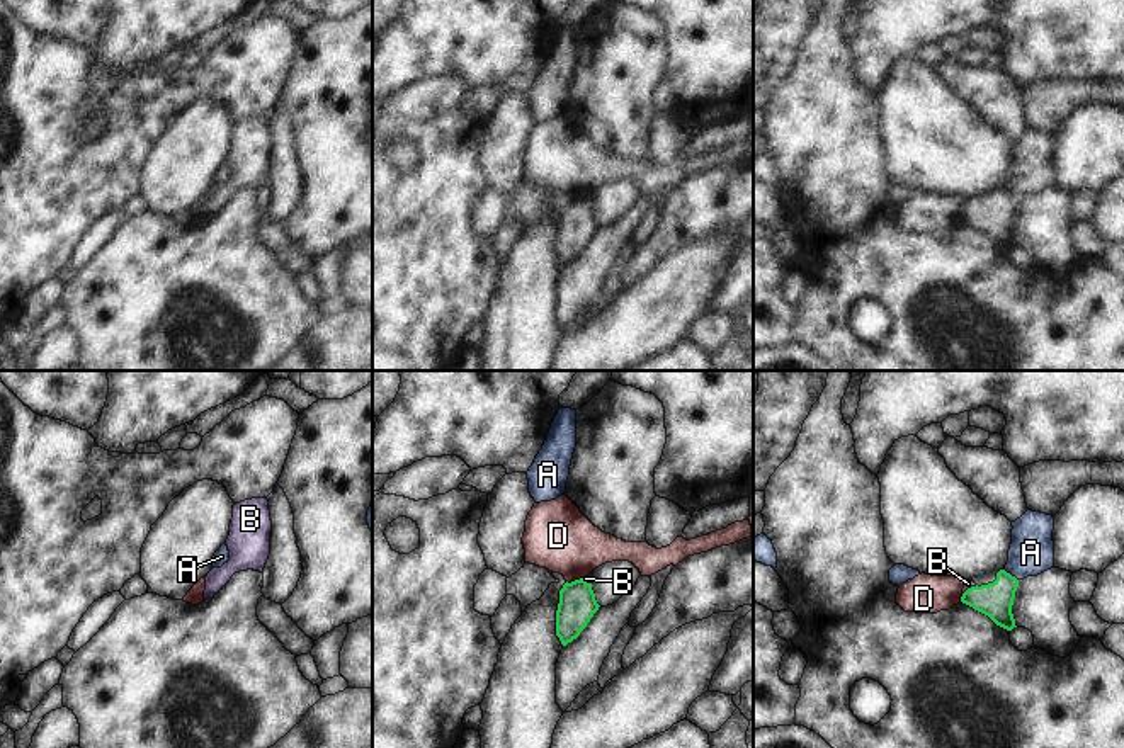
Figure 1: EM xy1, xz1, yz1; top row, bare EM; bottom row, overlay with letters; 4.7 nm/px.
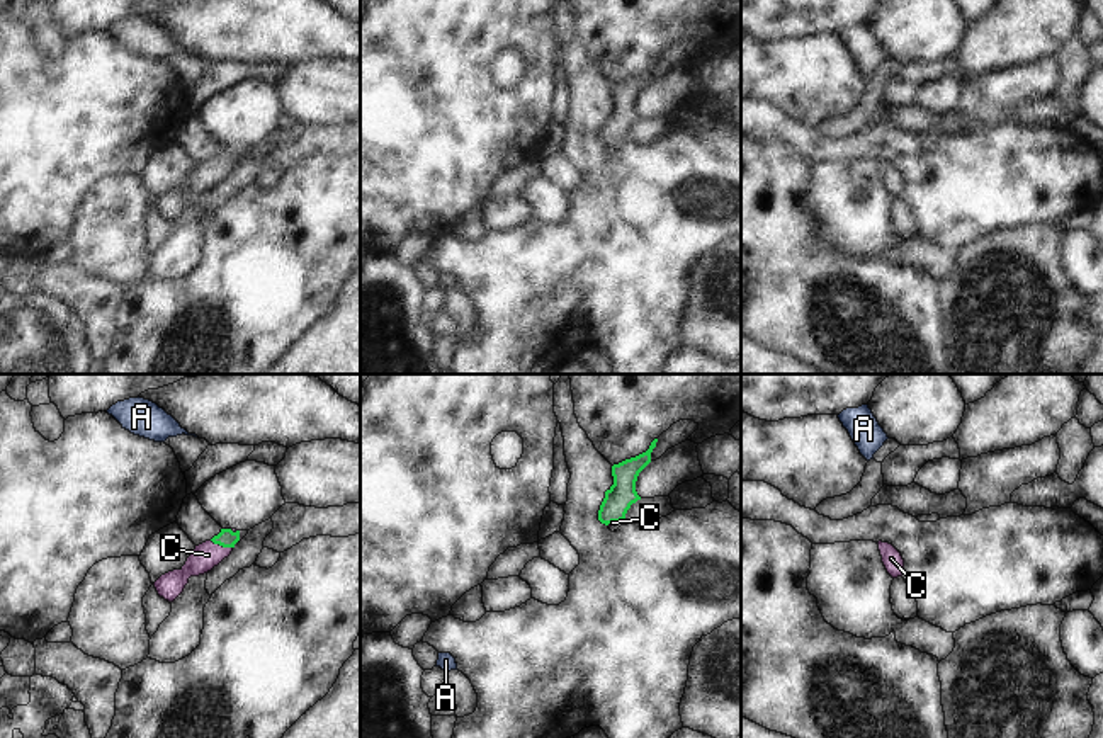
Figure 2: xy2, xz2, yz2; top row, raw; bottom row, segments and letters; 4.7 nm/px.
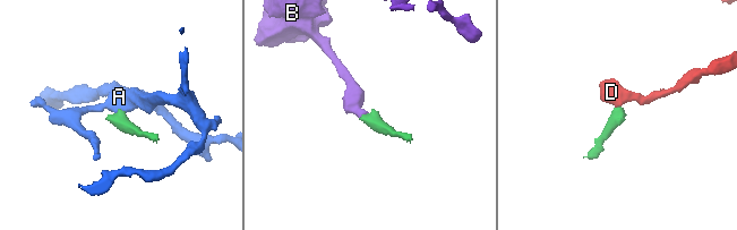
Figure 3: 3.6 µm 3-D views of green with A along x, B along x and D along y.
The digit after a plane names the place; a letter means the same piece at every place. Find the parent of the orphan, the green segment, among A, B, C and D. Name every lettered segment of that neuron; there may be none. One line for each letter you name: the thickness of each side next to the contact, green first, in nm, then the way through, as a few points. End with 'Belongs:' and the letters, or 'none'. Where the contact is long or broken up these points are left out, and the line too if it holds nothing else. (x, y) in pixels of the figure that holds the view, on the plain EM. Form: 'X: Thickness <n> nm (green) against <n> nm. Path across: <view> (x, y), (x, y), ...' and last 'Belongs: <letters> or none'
B: Thickness 160 nm (green) against 40 nm. Path across: yz1 (995, 220), (983, 218), (971, 206), (968, 203)
C: Thickness 90 nm (green) against 130 nm. Path across: xy2 (226, 157), (221, 164), (208, 174)
Belongs: B, C.

